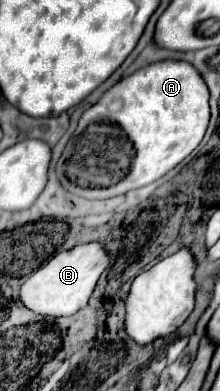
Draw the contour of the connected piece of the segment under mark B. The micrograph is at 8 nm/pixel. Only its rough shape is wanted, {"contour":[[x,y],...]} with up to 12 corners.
{"contour":[[97,242],[57,252],[19,300],[43,318],[87,306],[109,266]]}

